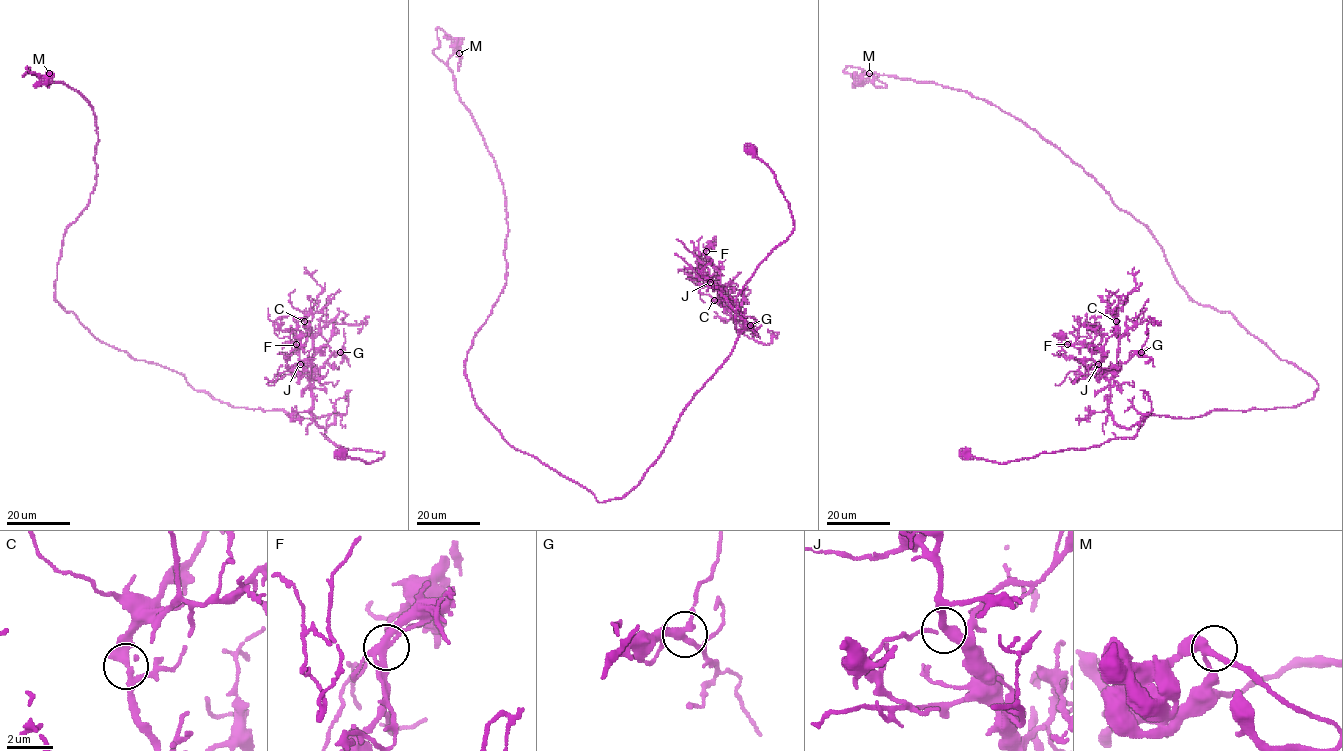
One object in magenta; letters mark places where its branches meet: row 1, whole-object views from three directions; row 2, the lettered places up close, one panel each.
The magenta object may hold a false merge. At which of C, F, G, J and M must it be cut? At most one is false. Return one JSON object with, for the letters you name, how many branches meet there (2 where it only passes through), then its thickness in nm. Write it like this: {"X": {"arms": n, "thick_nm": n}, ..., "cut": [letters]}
{"F": {"arms": 3, "thick_nm": 300}, "cut": ["F"]}

